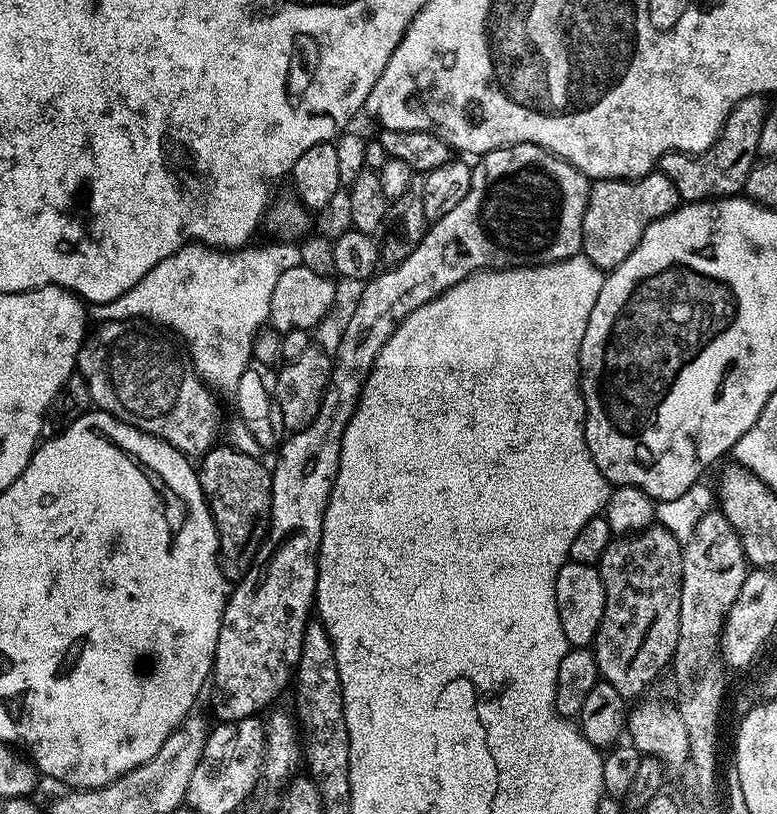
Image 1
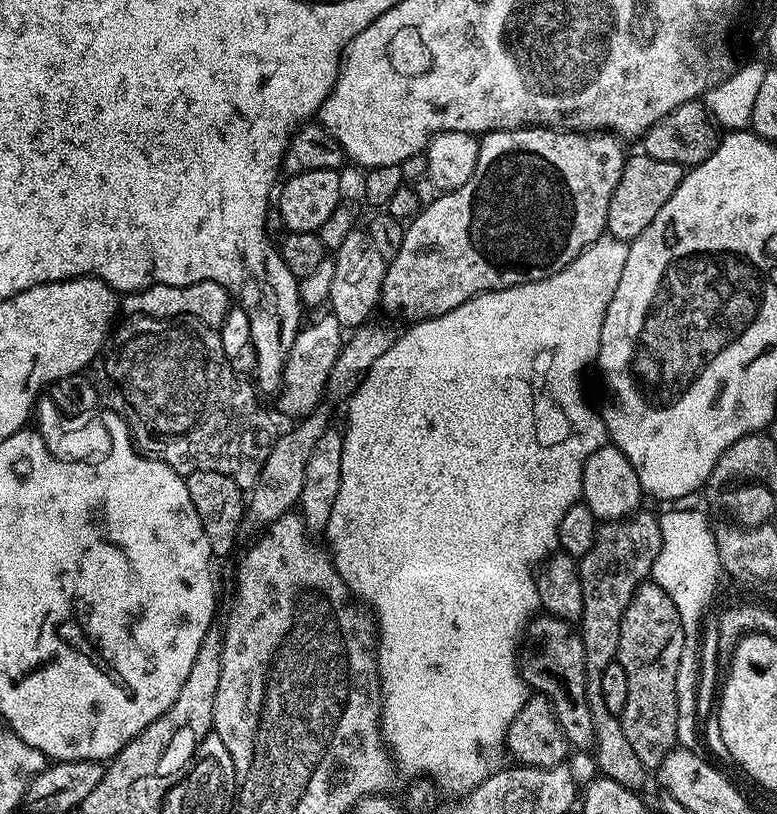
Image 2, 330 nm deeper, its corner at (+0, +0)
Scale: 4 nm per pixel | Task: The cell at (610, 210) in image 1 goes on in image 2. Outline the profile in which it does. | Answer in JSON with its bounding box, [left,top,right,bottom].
[606,154,685,241]

